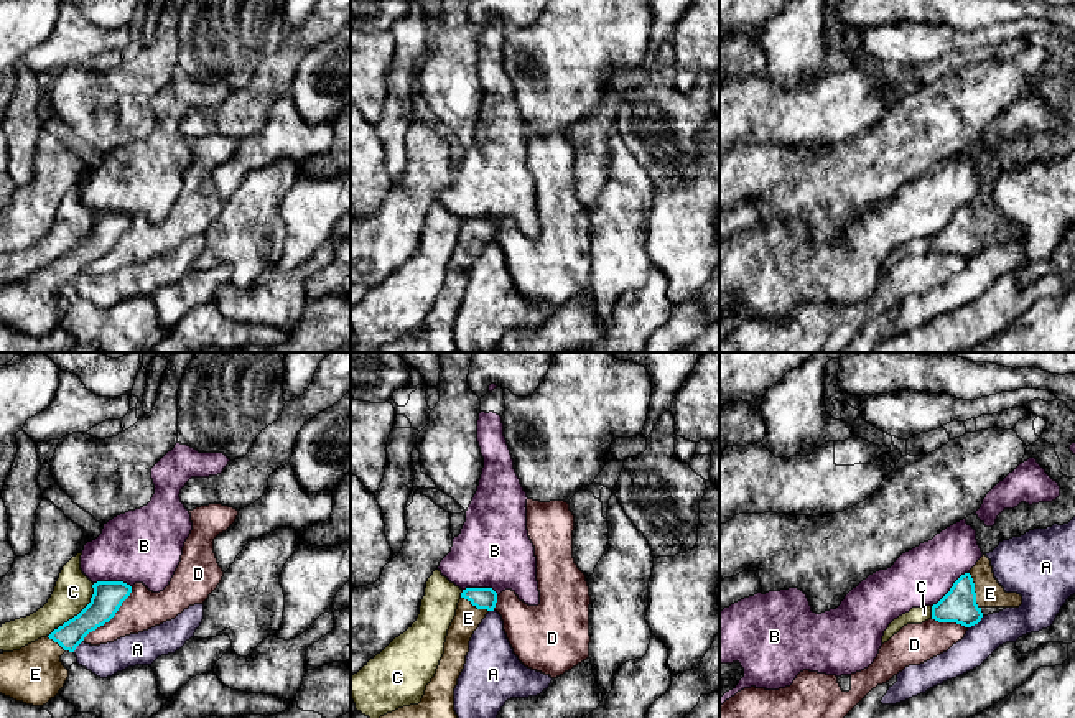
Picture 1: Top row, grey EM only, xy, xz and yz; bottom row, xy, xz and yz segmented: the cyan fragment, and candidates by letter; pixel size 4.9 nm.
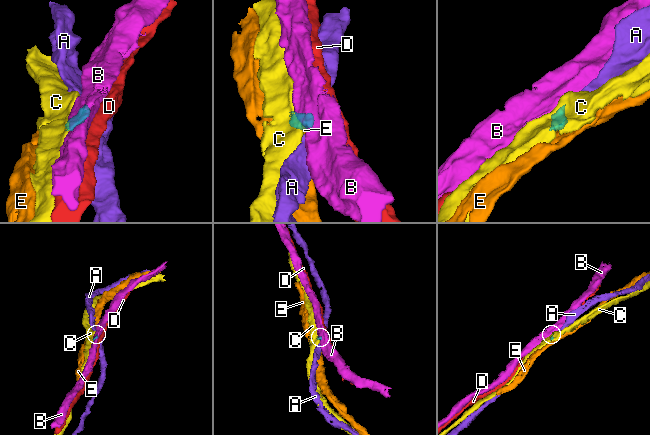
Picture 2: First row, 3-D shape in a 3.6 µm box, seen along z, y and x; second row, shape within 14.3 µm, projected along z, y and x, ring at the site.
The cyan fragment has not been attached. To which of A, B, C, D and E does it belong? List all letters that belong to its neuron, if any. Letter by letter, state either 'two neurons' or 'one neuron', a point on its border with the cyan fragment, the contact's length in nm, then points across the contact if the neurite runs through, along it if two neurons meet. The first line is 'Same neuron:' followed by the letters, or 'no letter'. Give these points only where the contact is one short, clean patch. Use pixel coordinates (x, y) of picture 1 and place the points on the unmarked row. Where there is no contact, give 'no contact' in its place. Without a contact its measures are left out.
Same neuron: E
A: two neurons | yz (975, 254) | 100 nm | along yz (983, 247), (968, 259)
B: two neurons | yz (950, 219) | 260 nm | along yz (968, 203), (932, 237)
C: two neurons | xy (79, 244) | 340 nm
D: two neurons | xy (111, 249) | 380 nm | along xy (132, 218), (119, 241), (81, 272)
E: one neuron | yz (973, 223) | 190 nm

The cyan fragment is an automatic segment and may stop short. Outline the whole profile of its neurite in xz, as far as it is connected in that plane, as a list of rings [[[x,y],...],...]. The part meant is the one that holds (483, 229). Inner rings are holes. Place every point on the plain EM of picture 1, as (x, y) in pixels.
[[[466,219],[448,260],[444,285],[418,336],[398,339],[377,352],[459,352],[454,343],[454,319],[464,300],[469,272],[489,242],[497,224],[492,219]]]

